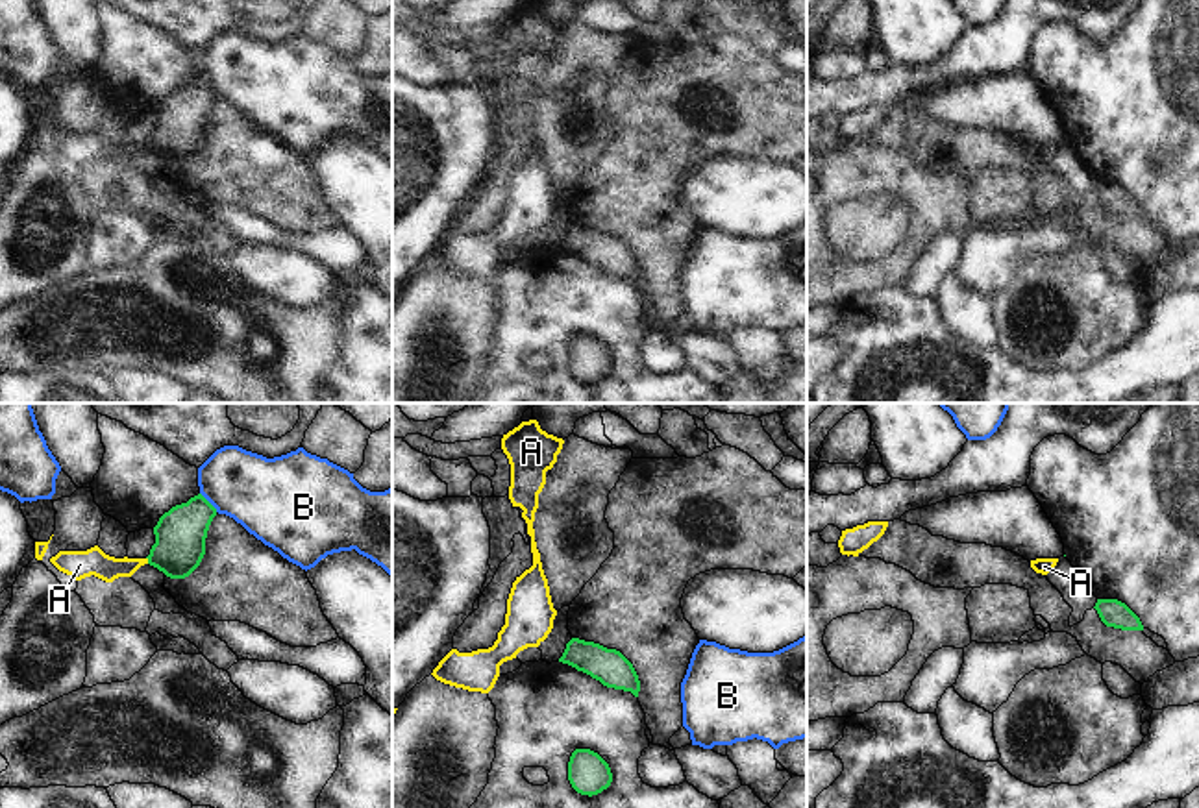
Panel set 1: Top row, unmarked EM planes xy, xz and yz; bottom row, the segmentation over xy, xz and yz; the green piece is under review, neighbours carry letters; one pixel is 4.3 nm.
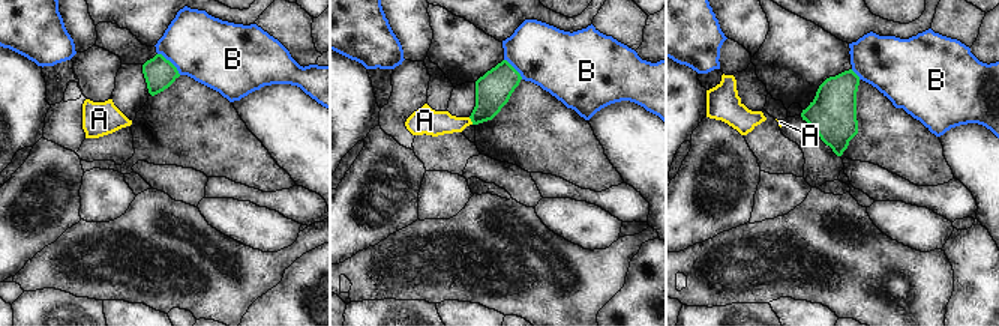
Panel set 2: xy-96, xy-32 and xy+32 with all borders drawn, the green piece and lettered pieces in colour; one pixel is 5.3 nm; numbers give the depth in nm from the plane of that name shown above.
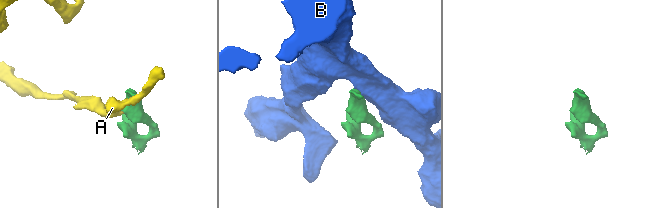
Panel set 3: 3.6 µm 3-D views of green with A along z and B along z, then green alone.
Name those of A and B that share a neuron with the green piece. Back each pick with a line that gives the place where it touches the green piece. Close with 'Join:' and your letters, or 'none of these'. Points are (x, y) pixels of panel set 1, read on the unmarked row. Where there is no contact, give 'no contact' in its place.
Join: none of these

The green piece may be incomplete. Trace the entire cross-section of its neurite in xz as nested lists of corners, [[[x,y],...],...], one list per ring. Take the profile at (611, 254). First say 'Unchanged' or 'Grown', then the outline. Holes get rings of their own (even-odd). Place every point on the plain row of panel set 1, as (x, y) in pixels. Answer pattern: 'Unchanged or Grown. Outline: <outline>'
Unchanged. Outline: [[[572,224],[559,248],[600,266],[607,274],[631,277],[638,283],[640,266],[633,250],[616,235]]]

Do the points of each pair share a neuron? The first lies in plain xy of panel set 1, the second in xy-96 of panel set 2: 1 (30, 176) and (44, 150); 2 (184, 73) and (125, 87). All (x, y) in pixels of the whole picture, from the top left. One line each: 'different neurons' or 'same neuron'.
1: same neuron
2: different neurons

